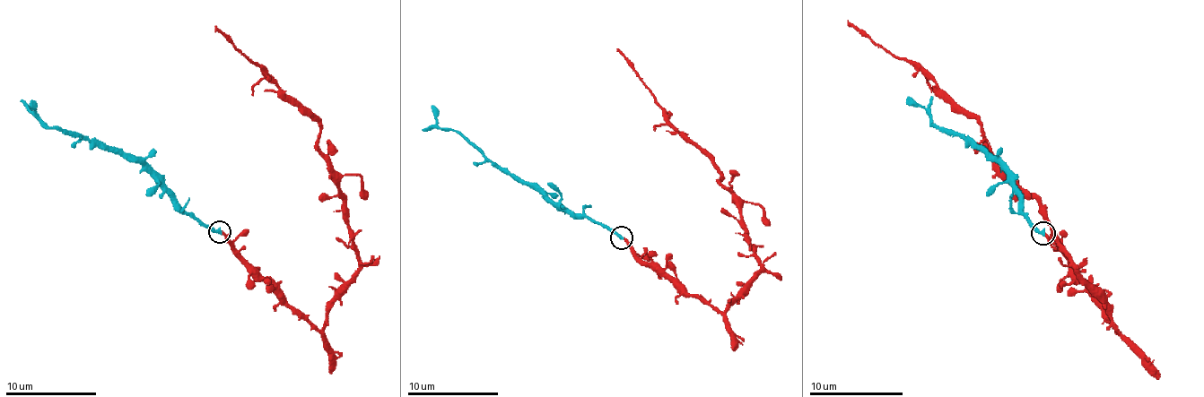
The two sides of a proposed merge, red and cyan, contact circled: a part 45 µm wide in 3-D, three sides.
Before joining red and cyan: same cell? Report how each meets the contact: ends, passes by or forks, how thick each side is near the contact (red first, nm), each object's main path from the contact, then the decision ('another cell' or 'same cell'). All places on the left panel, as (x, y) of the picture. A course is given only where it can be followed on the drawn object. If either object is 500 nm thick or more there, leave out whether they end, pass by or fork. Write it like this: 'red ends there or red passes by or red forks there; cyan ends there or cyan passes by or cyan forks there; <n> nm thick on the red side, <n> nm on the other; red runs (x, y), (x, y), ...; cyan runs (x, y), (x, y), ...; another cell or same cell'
red passes by; cyan ends there; 140 nm thick on the red side, 300 nm on the other; red runs (219, 231), (290, 304), (321, 327), (328, 306), (358, 270), (340, 176), (317, 145), (319, 125), (214, 26); cyan runs (219, 231), (192, 218), (137, 160), (50, 129), (34, 113), (32, 99); same cell

